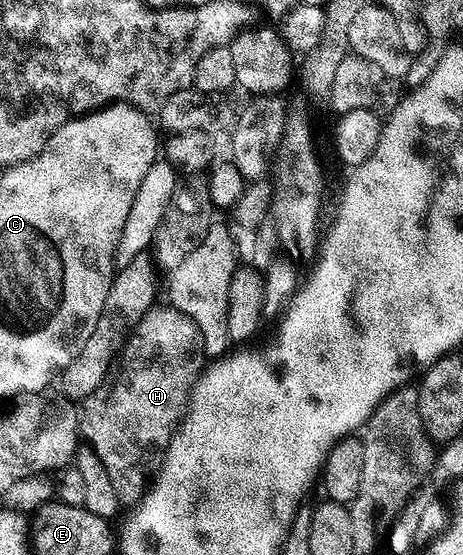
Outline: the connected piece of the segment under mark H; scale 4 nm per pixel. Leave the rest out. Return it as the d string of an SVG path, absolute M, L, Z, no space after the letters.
M170 304L160 305L153 305L146 316L138 320L124 341L124 346L118 351L106 380L102 380L102 384L98 384L90 396L83 398L79 411L80 433L106 464L110 484L114 484L114 492L118 492L118 500L124 508L135 506L144 497L144 491L148 489L150 479L164 457L164 449L170 444L172 433L184 417L184 407L188 404L194 384L200 379L206 365L204 341L200 339L194 320Z

